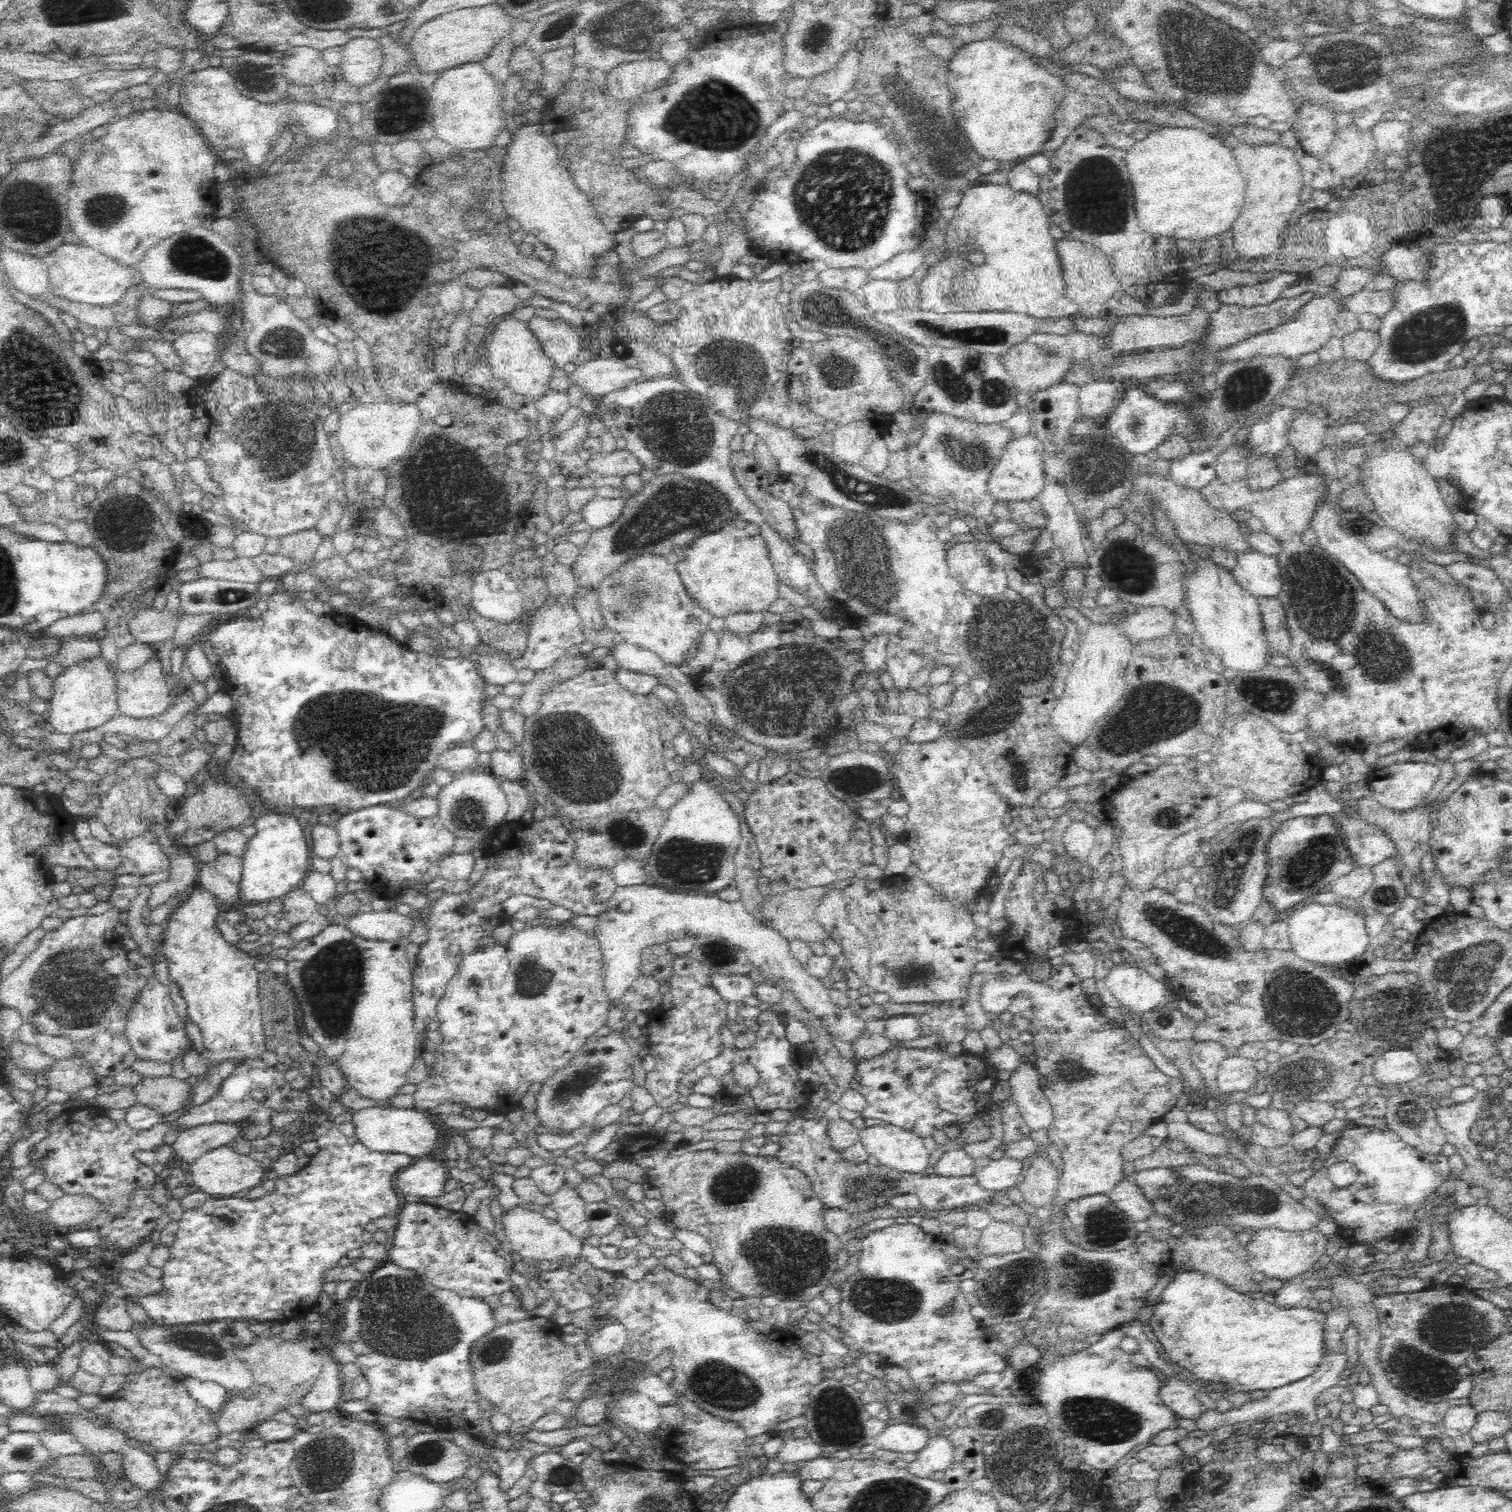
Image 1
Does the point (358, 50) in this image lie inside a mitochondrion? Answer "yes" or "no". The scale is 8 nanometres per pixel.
no

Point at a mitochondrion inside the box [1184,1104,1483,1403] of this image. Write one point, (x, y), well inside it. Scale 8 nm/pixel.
(1444, 1333)

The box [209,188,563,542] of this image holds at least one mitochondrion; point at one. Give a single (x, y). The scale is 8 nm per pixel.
(272, 439)

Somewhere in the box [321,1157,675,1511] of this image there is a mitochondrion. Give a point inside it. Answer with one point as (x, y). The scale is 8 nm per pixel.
(400, 1316)

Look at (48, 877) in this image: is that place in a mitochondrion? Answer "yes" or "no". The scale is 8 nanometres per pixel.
no

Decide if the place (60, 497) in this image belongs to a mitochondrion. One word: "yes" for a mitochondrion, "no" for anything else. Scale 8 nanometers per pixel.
no

